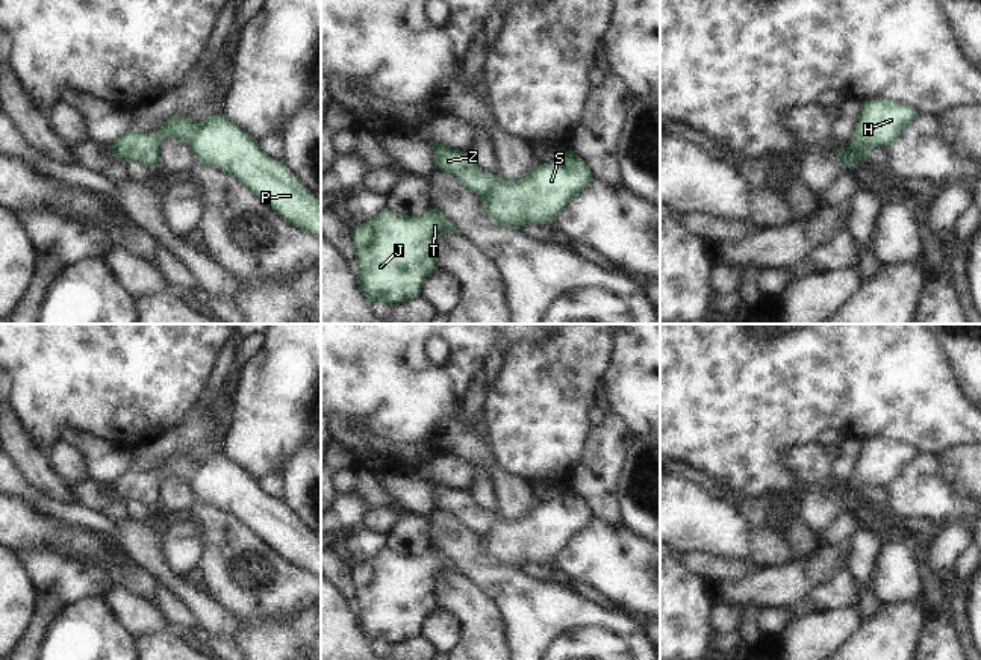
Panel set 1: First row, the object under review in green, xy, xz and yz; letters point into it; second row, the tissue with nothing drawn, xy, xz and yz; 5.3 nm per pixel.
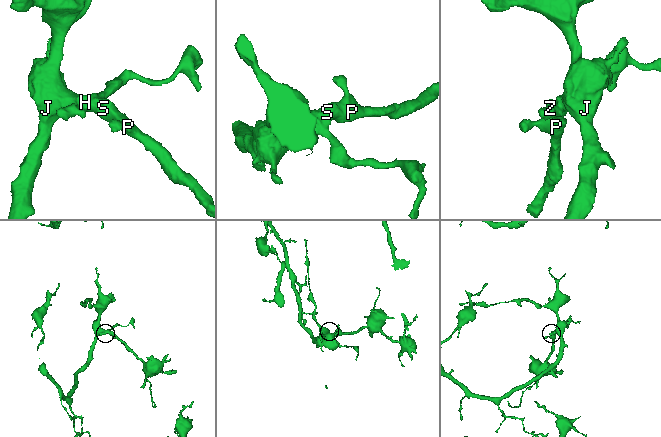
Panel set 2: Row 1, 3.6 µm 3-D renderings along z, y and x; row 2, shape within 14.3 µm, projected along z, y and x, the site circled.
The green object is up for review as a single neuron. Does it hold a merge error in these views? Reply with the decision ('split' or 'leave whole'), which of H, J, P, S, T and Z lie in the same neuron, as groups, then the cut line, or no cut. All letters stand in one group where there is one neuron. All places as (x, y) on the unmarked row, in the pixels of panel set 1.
split; groups H J P S T / Z; cut xz (498, 516), (492, 527), (479, 536)

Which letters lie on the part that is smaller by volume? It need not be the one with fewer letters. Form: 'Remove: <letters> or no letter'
Remove: Z

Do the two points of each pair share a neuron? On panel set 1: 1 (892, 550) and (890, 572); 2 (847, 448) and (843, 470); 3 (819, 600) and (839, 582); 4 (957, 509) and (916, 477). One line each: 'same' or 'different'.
1: same
2: same
3: same
4: same

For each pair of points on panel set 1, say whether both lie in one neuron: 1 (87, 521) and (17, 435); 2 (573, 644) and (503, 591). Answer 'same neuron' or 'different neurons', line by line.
1: different neurons
2: same neuron

